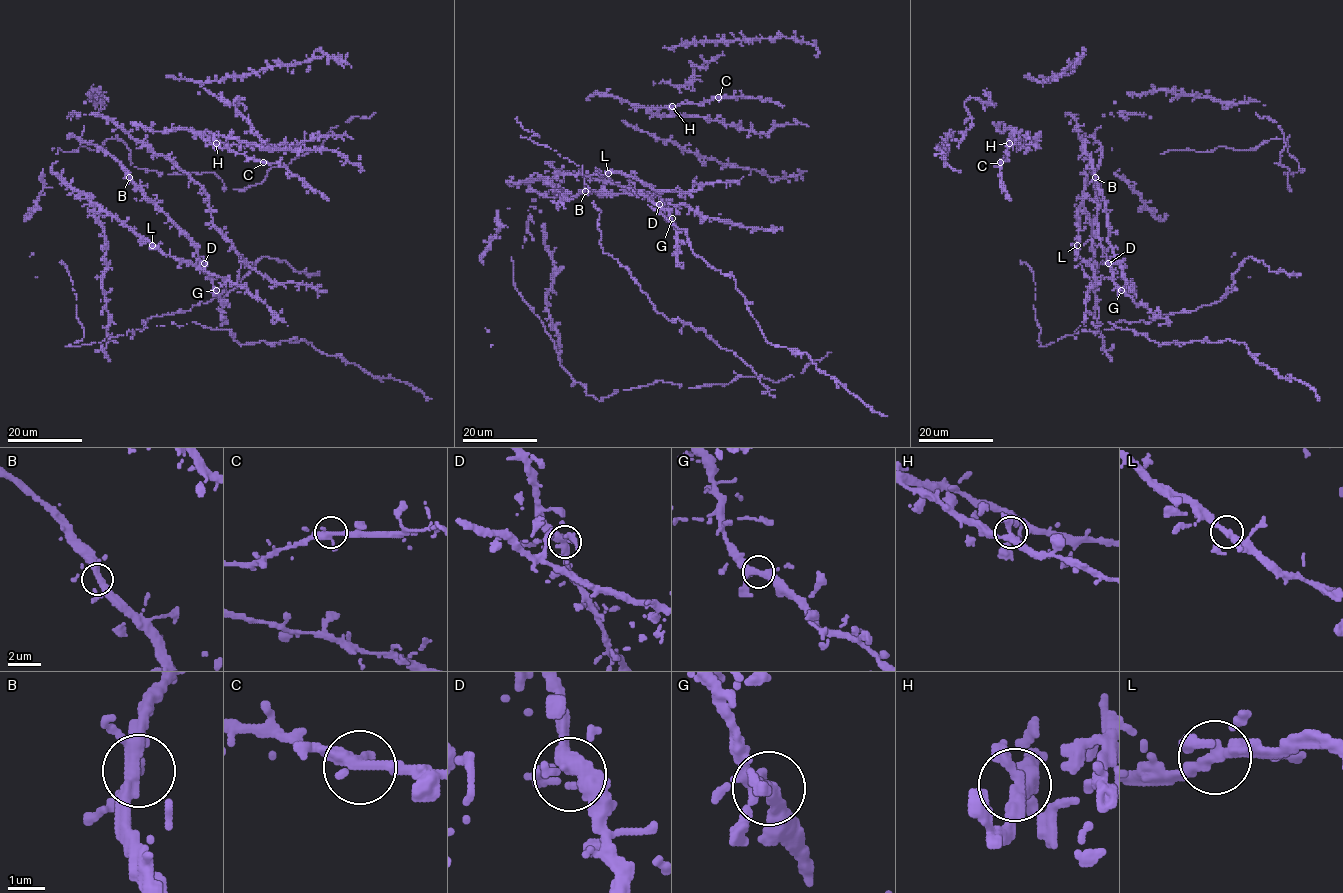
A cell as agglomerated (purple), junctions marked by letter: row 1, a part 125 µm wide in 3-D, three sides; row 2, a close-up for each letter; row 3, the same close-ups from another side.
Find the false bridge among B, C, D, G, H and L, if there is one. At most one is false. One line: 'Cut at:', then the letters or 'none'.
Cut at: none

